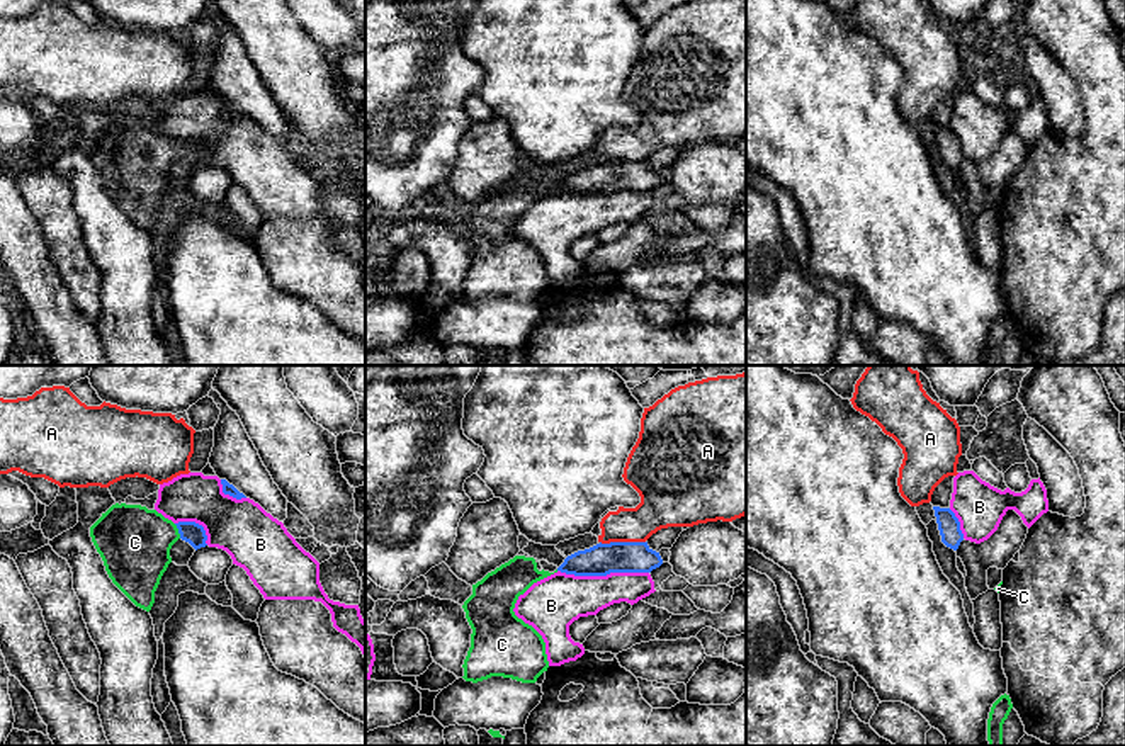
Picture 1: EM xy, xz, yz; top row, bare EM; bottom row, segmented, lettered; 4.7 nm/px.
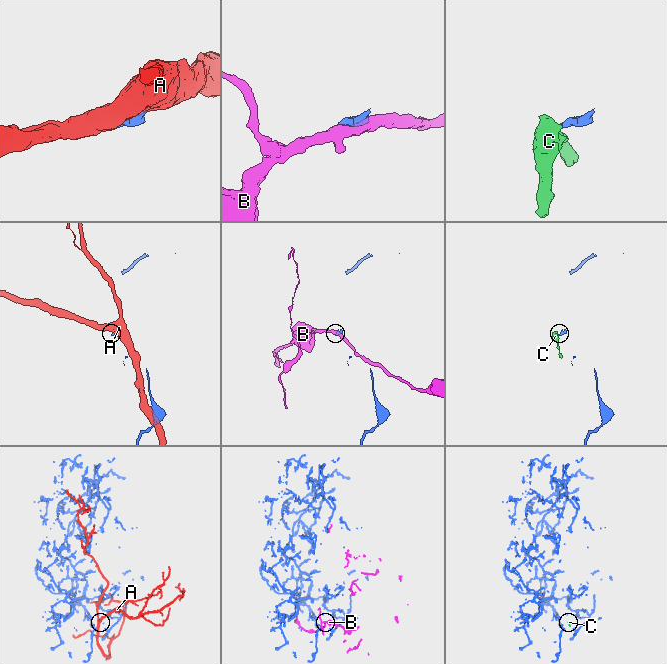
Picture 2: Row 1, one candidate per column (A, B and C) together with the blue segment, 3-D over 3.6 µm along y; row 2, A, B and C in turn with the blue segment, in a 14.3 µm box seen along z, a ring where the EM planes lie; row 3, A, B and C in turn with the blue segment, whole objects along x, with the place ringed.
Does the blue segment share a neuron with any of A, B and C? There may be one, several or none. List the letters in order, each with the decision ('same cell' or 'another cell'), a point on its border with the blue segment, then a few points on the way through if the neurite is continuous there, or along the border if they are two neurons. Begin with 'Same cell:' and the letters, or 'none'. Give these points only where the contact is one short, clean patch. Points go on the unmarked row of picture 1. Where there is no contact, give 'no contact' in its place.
Same cell: C
A: another cell; contact xz (622, 162)
B: another cell; contact xz (604, 194)
C: same cell; contact xy (179, 150); way xy (194, 153), (179, 150), (146, 155), (135, 162)

